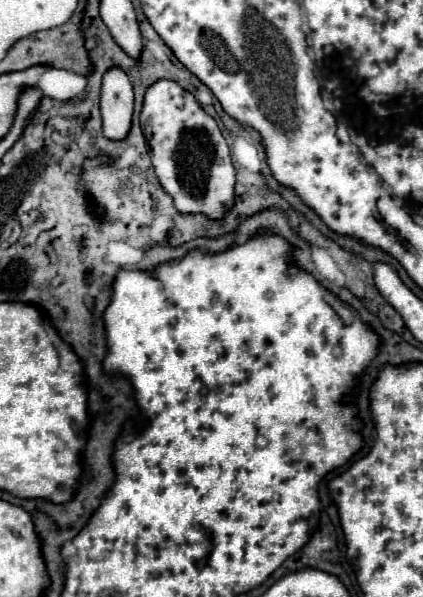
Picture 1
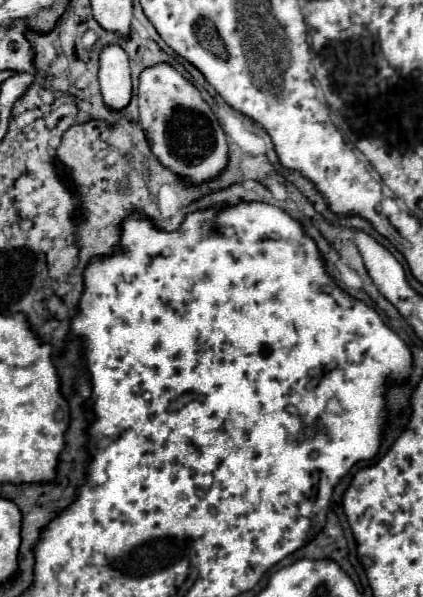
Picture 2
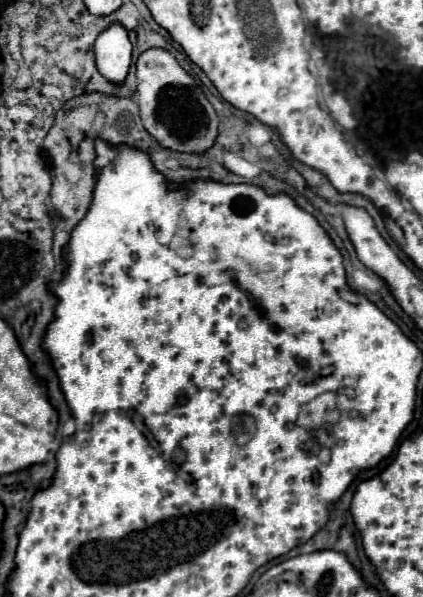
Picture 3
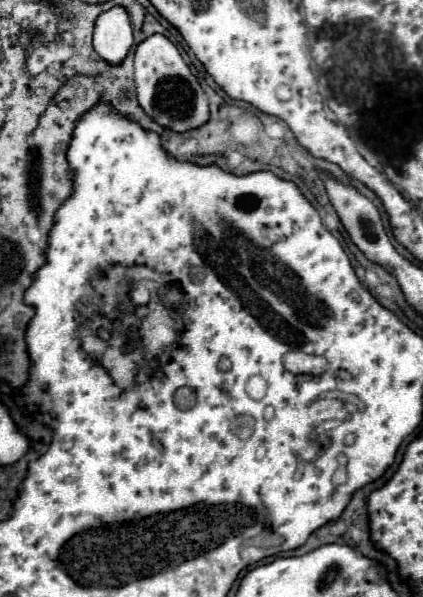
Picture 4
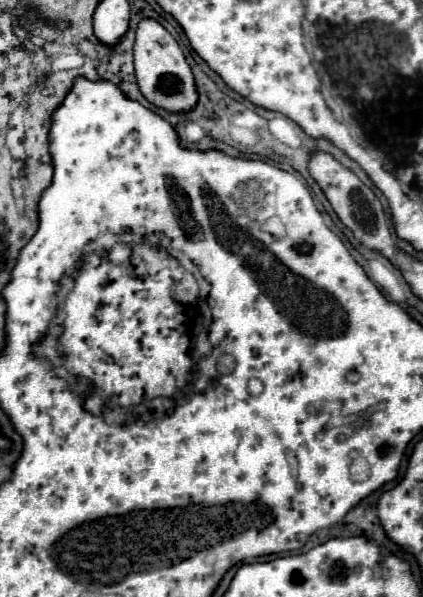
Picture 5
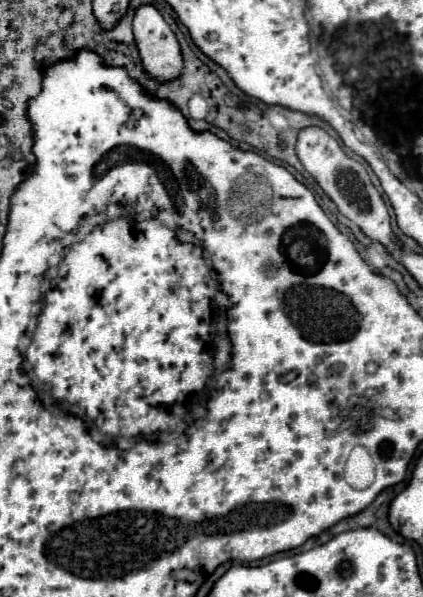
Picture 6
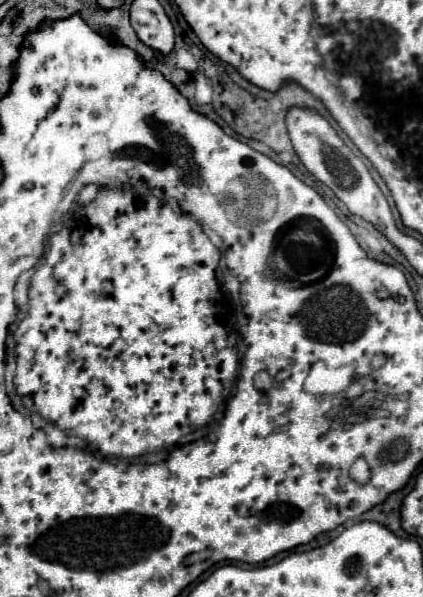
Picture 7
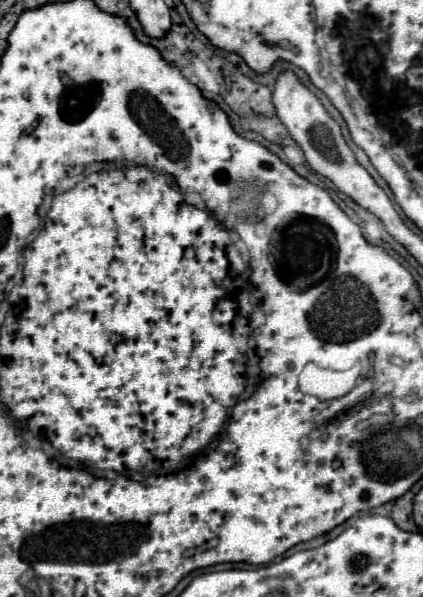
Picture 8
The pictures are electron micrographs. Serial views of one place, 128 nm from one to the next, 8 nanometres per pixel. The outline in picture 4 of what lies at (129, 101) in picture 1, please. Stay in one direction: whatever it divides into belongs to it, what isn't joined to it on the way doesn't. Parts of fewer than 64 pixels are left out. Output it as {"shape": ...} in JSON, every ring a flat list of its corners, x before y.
{"shape":[[112,6,96,18,94,50,108,64,118,64,120,60,124,60,132,44,132,24,126,8]]}

